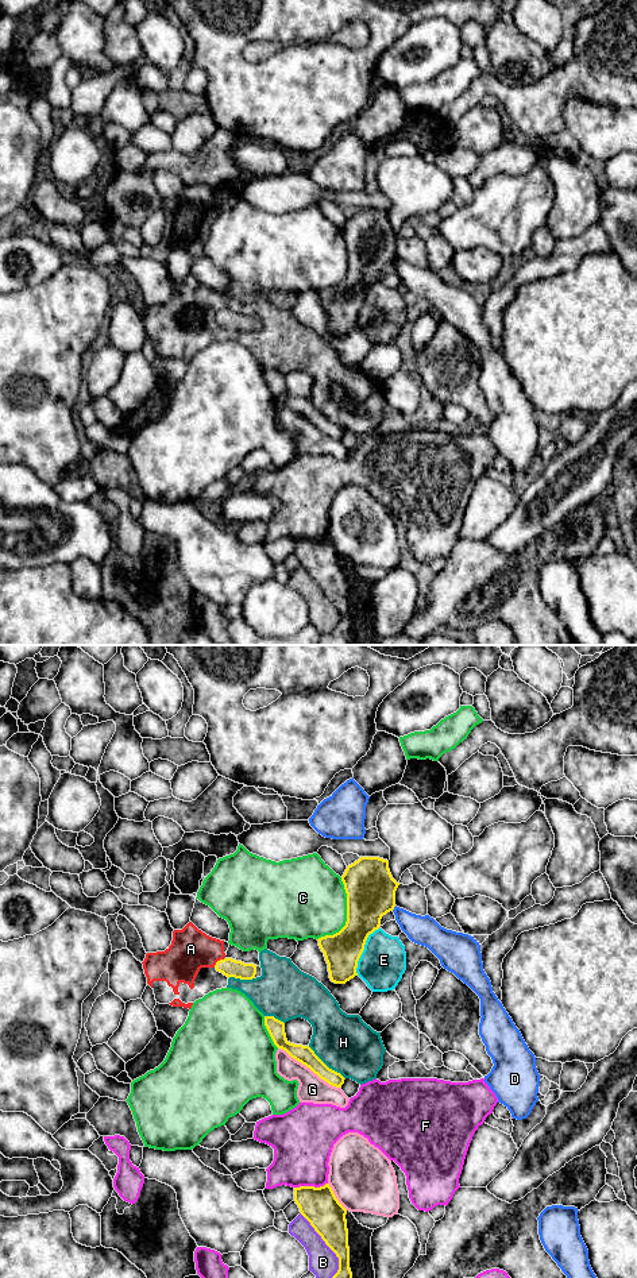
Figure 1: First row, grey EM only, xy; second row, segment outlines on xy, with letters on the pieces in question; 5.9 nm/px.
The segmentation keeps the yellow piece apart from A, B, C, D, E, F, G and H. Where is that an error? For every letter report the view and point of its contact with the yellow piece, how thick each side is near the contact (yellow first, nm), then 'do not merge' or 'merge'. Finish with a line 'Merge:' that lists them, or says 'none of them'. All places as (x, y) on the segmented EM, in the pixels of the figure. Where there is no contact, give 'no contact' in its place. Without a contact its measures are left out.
A: contact xy (217, 961); calibres 110 and 240 nm; do not merge
B: contact xy (327, 1244); calibres 220 and 180 nm; do not merge
C: contact xy (347, 915); calibres 300 and 440 nm; do not merge
D: contact xy (393, 908); calibres 300 and 180 nm; do not merge
E: contact xy (363, 949); calibres 220 and 280 nm; do not merge
F: contact xy (311, 1186); calibres 220 and 340 nm; do not merge
G: contact xy (309, 1068); calibres 110 and 160 nm; do not merge
H: contact xy (325, 1065); calibres 110 and 340 nm; do not merge
Merge: none of them

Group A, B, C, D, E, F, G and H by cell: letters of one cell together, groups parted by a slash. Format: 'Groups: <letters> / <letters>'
Groups: A H / B / C / D / E / F / G

